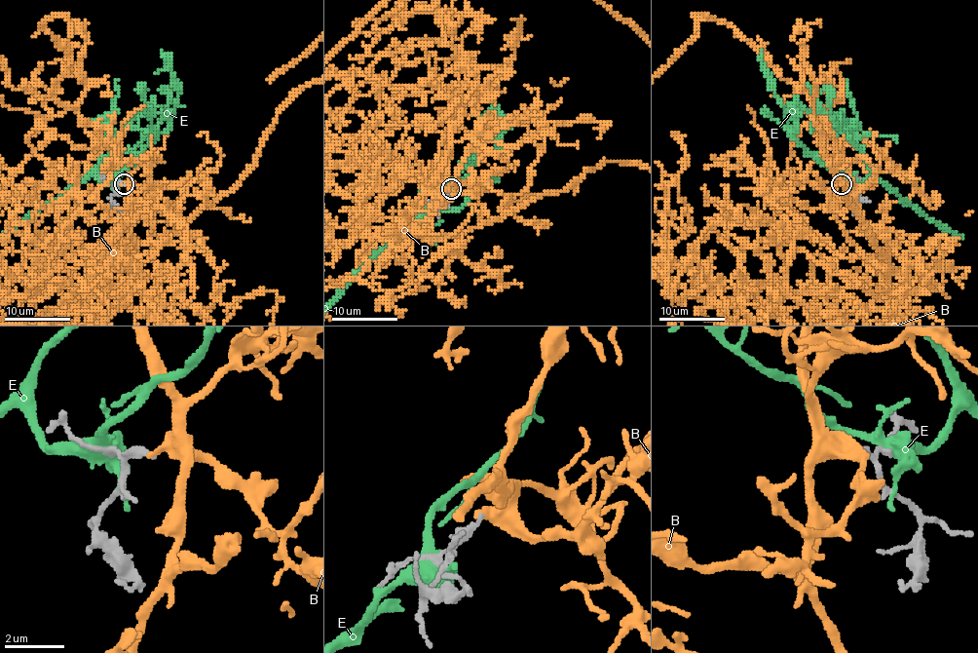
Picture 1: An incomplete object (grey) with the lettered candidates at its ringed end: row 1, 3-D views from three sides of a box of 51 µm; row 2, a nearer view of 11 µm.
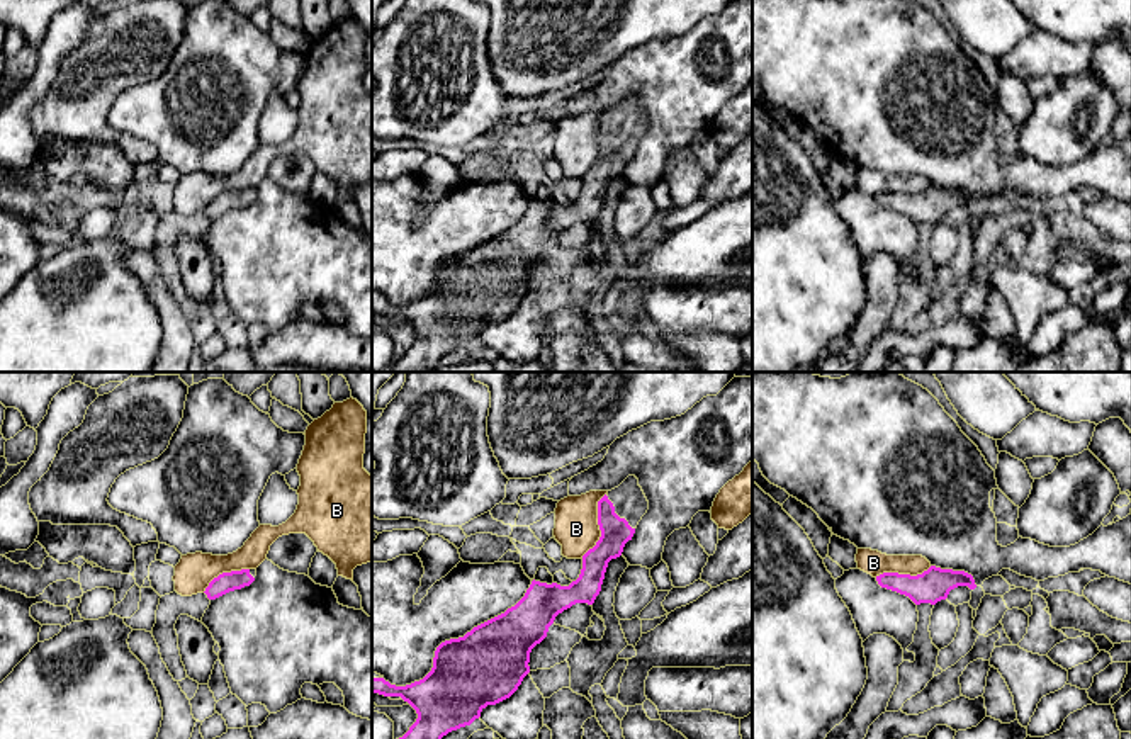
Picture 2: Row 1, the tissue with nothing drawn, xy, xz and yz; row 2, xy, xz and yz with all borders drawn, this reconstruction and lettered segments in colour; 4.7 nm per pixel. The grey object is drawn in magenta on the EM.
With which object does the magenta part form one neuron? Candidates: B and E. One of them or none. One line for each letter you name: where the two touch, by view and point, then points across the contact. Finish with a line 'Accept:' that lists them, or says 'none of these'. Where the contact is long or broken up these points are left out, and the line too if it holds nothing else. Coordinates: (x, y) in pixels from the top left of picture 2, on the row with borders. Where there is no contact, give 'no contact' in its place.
Accept: none of these

